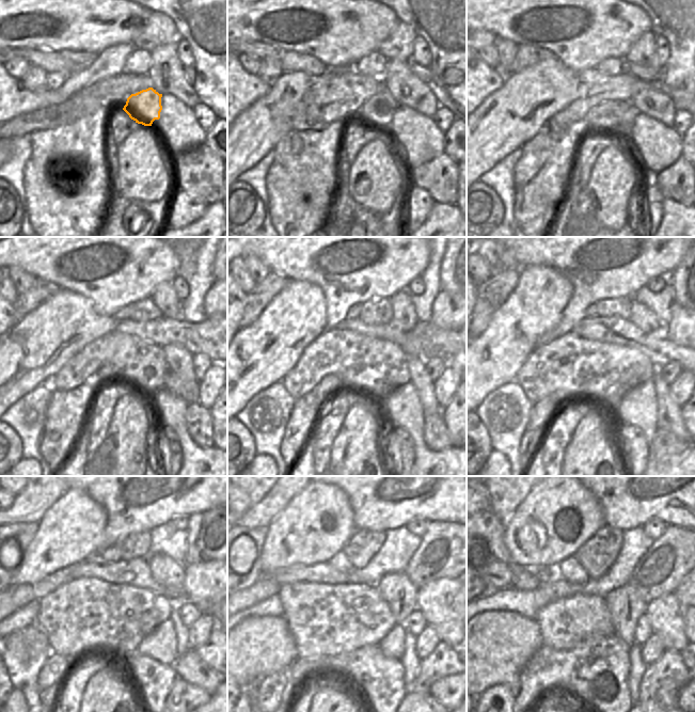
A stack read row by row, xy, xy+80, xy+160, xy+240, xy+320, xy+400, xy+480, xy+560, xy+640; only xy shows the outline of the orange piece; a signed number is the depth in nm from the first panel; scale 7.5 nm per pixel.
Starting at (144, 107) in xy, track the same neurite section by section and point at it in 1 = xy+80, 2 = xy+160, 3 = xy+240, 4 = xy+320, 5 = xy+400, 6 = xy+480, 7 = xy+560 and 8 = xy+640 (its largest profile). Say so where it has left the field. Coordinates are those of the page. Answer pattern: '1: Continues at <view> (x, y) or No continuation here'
1: Continues at xy+80 (377, 112)
2: Continues at xy+160 (609, 113)
3: Continues at xy+240 (104, 375)
4: Continues at xy+320 (316, 397)
5: Continues at xy+400 (542, 415)
6: Continues at xy+480 (56, 667)
7: Continues at xy+560 (268, 692)
8: Continues at xy+640 (498, 693)

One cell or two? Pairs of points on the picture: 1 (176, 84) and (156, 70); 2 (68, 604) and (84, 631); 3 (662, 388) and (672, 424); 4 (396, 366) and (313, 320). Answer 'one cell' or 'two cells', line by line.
1: one cell
2: one cell
3: one cell
4: two cells

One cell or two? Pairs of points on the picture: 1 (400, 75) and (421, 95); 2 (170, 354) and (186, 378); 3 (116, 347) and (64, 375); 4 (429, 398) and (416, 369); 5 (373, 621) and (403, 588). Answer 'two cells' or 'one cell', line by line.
1: one cell
2: one cell
3: one cell
4: one cell
5: two cells

